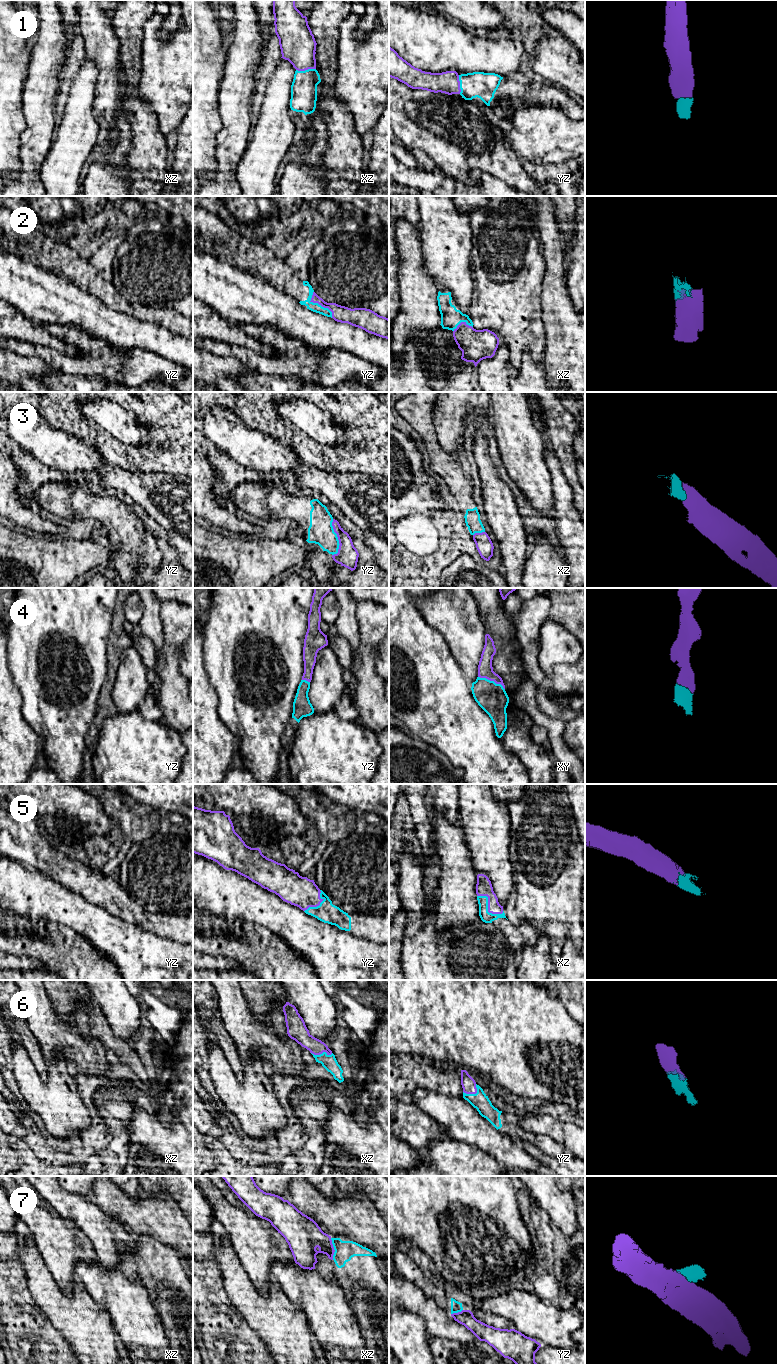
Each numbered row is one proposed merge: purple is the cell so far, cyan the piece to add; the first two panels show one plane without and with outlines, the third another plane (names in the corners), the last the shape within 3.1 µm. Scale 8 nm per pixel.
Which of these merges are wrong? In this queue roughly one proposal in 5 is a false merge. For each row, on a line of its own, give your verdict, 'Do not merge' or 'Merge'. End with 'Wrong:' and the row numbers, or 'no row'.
1: Merge
2: Merge
3: Merge
4: Merge
5: Merge
6: Merge
7: Do not merge
Wrong: 7

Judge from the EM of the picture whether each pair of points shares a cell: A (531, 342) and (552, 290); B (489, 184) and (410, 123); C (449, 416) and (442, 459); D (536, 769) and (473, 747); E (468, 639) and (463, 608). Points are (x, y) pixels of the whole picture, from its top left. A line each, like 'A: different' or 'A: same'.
A: different
B: different
C: different
D: different
E: same

